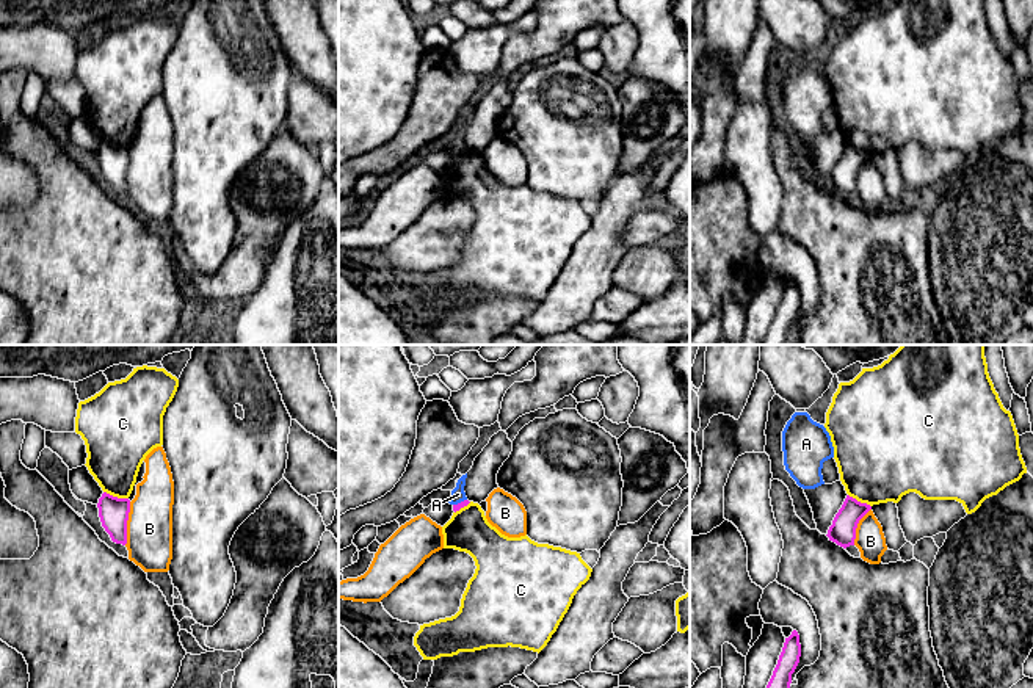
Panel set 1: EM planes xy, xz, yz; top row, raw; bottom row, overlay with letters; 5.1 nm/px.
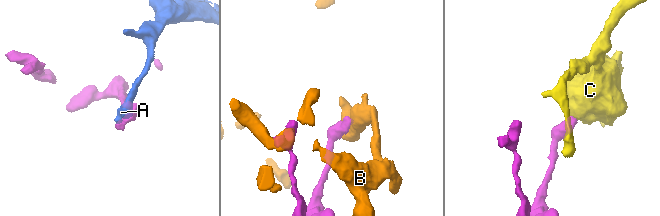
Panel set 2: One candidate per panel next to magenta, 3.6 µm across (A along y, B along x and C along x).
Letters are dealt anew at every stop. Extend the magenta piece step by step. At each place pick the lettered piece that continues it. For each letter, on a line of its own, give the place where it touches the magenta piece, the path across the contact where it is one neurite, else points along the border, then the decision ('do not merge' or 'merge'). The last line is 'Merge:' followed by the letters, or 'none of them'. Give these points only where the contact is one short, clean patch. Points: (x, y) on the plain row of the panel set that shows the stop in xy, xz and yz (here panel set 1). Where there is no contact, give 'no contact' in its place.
A: meets magenta in xz at (461, 151); border along xz (466, 148), (453, 154); do not merge
B: meets magenta in xy at (126, 173); do not merge
C: meets magenta in xy at (116, 146); do not merge
Merge: none of them

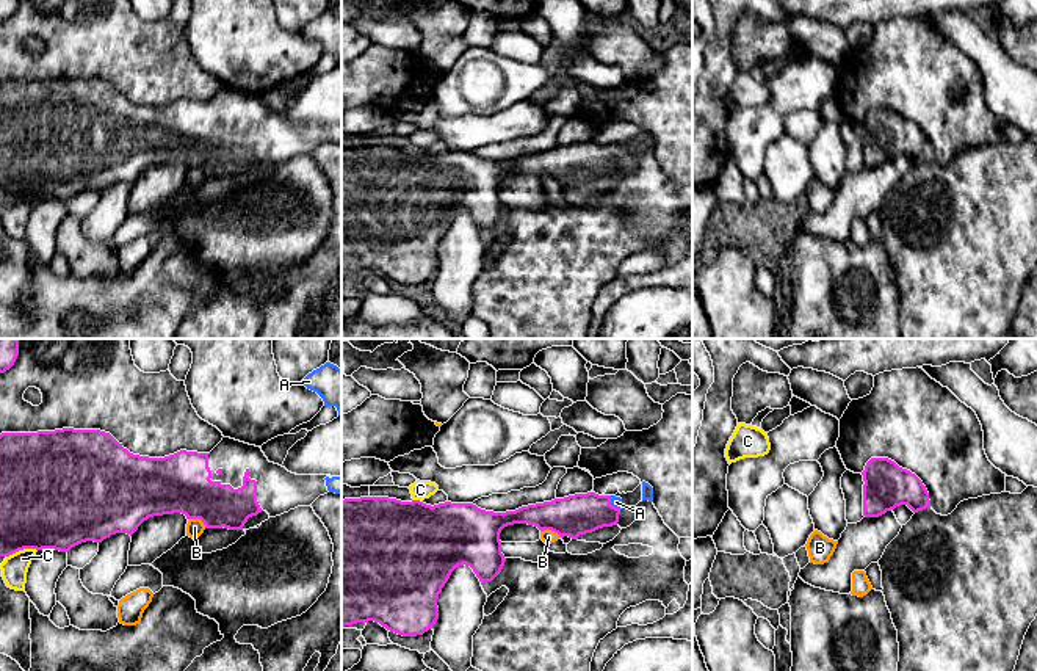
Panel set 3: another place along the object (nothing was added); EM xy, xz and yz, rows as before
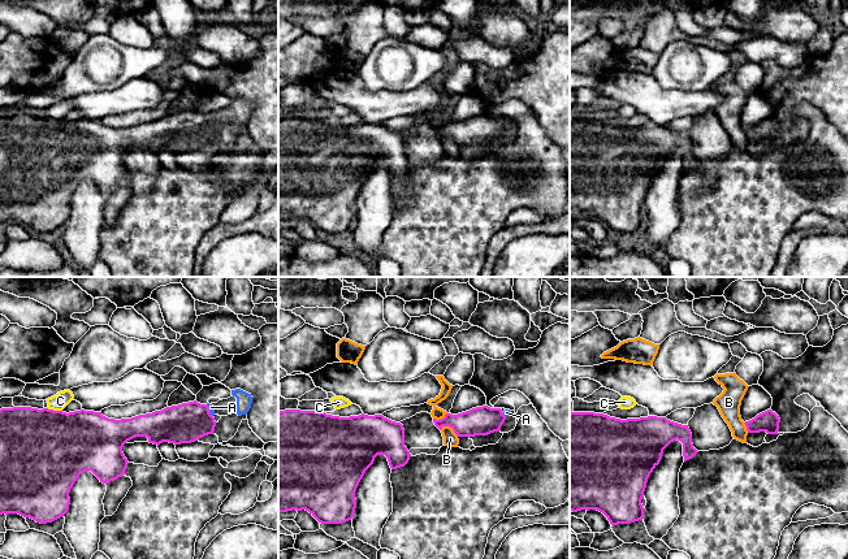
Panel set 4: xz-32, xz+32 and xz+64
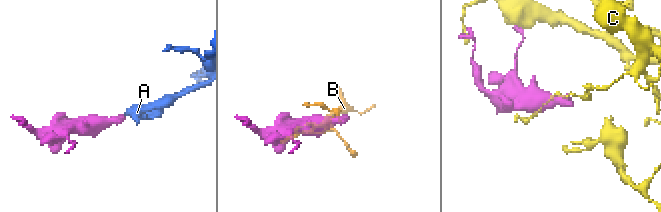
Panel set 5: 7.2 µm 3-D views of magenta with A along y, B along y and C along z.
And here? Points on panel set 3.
A: meets magenta in xz at (610, 152); runs through xz (577, 163), (602, 160), (610, 152), (616, 151); merge
B: meets magenta in xy at (198, 166); border along xy (188, 166), (198, 166), (205, 176); do not merge
C: meets magenta in xy at (21, 198); do not merge
Merge: A

